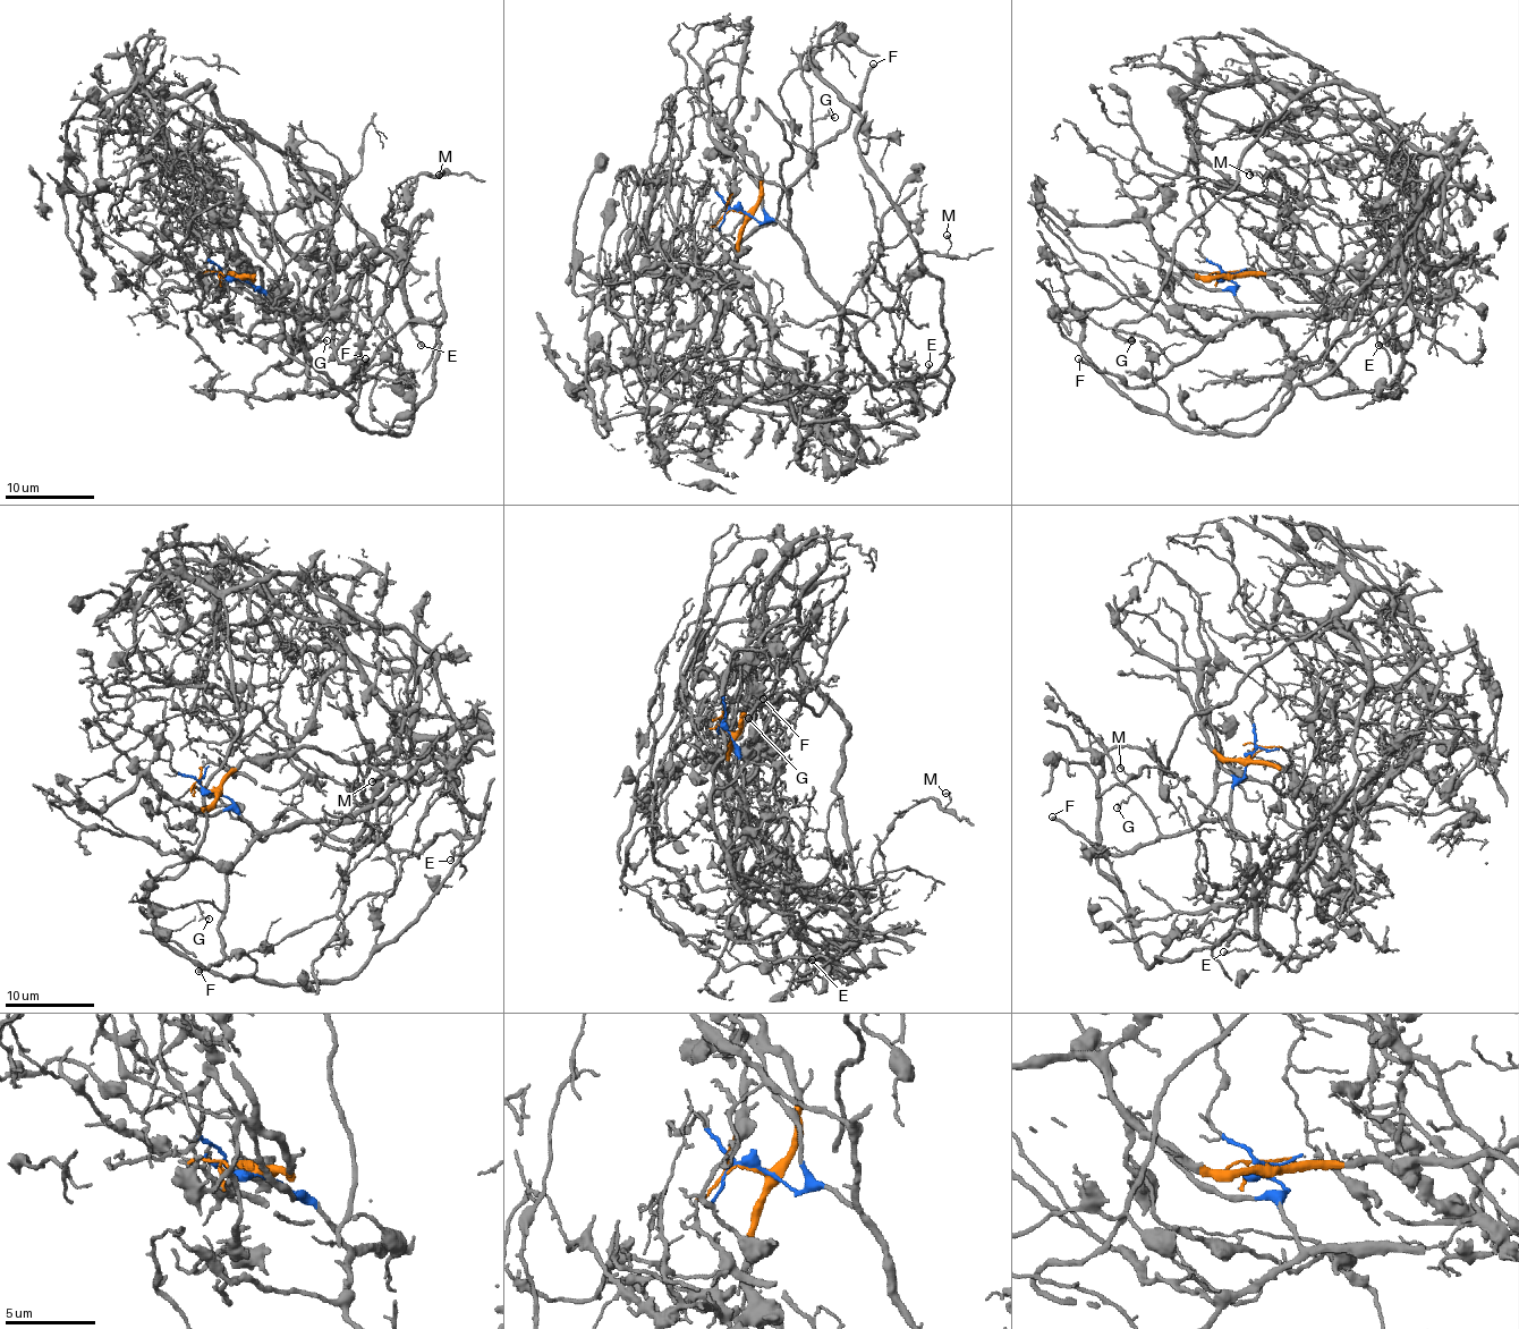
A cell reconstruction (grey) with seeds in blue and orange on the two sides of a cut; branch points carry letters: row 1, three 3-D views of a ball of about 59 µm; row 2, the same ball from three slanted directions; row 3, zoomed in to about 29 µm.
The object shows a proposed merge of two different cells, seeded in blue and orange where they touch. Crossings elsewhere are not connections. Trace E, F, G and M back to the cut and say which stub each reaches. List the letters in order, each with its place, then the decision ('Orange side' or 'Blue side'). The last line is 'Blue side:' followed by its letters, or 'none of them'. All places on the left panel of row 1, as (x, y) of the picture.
E: Place: (421, 345). Blue side
F: Place: (365, 358). Blue side
G: Place: (327, 340). Blue side
M: Place: (439, 175). Blue side
Blue side: E, F, G, M

